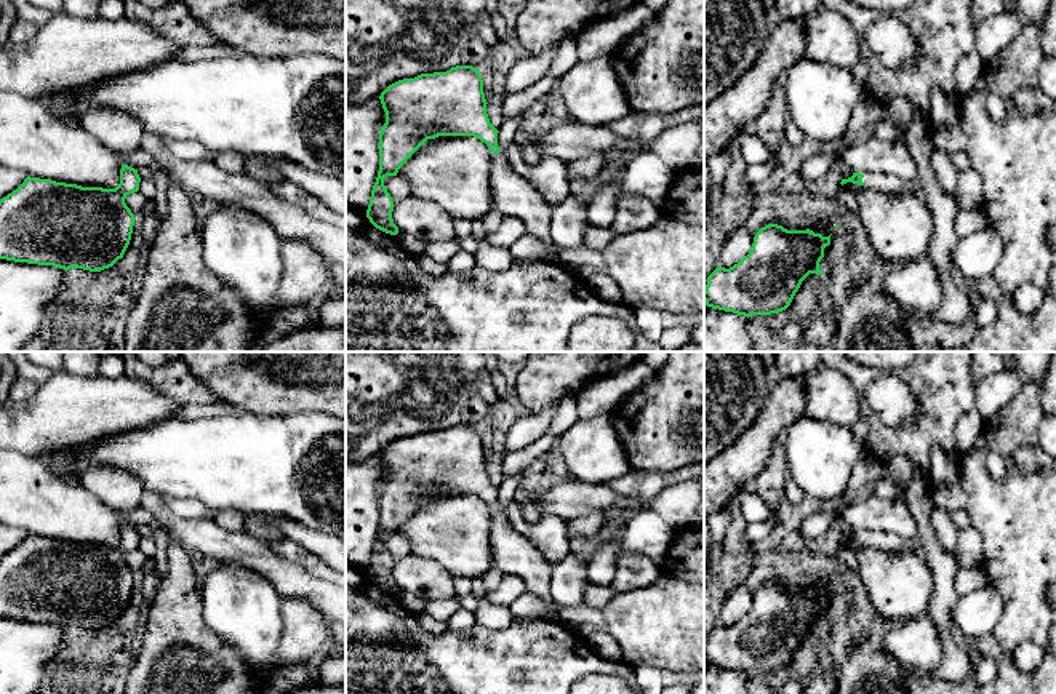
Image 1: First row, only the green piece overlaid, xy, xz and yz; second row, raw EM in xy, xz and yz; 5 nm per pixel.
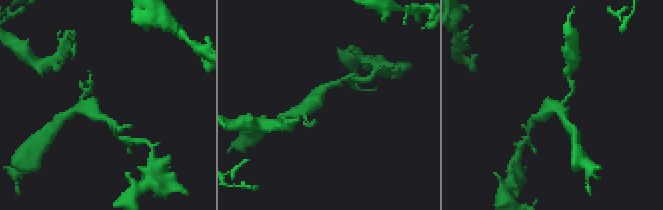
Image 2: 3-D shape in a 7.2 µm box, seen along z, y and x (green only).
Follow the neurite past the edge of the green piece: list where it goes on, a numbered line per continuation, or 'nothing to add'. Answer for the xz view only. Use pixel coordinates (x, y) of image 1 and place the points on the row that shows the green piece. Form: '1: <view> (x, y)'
1: xz (514, 195)

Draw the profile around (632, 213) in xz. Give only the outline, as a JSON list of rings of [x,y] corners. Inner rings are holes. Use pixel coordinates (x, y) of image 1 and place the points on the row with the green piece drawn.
[[[622,195],[616,203],[611,230],[614,235],[638,232],[662,217],[661,208],[651,200],[638,195]]]

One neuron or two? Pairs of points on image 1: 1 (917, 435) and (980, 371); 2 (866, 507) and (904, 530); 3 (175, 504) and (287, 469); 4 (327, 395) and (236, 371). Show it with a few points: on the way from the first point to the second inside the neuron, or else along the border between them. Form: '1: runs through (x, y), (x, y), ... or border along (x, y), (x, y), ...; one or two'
1: border along (970, 368), (972, 378), (976, 382); two
2: runs through (876, 514), (890, 515), (895, 520); one
3: border along (164, 496), (197, 498), (212, 509); two
4: runs through (304, 387), (285, 387), (258, 371); one

